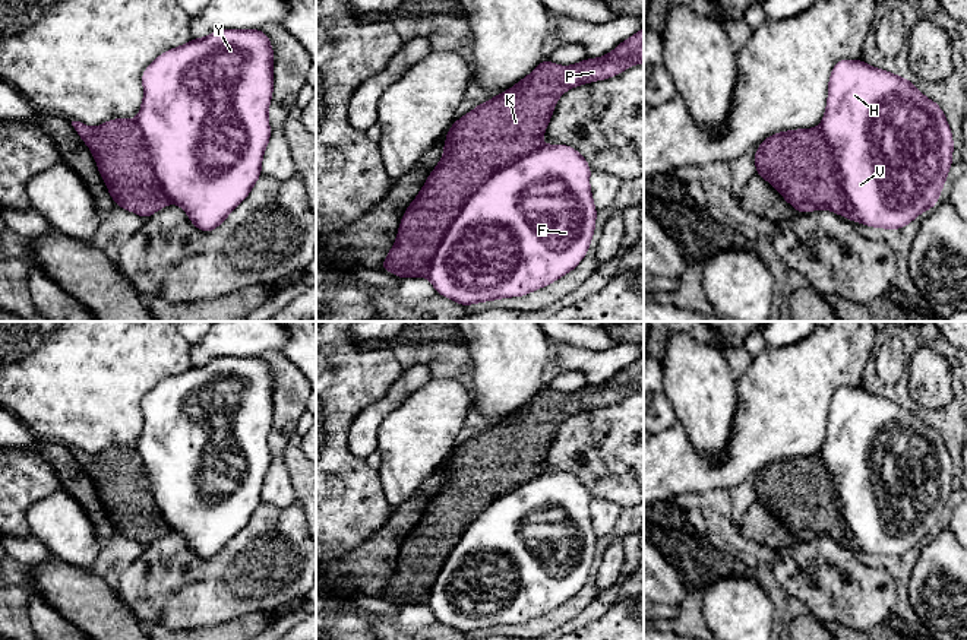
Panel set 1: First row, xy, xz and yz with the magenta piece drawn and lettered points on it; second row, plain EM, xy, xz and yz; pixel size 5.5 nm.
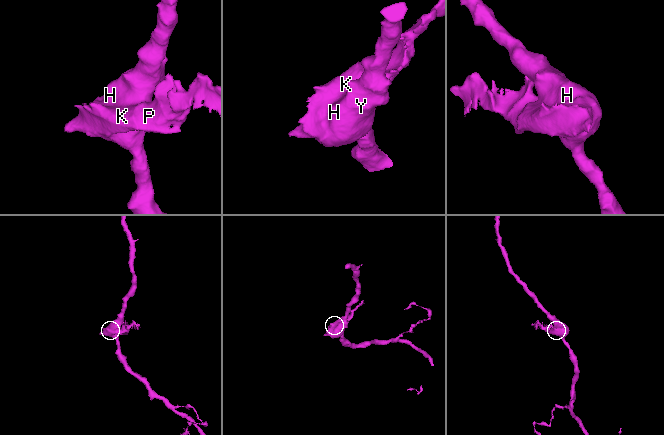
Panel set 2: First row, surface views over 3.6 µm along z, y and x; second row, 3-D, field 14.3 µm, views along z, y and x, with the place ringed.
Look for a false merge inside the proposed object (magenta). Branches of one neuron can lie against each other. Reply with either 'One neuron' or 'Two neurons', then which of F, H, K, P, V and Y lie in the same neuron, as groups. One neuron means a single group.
Two neurons. Groups: F H V Y / K P

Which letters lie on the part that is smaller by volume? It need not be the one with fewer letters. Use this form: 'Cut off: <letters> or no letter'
Cut off: K, P

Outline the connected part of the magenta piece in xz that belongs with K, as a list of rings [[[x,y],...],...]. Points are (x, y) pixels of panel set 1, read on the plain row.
[[[644,355],[598,386],[585,386],[572,393],[557,393],[546,386],[515,414],[455,447],[446,462],[443,484],[427,504],[417,525],[407,535],[396,568],[380,596],[401,606],[426,603],[440,567],[474,519],[490,503],[541,473],[556,430],[569,415],[617,403],[631,393],[642,390]]]

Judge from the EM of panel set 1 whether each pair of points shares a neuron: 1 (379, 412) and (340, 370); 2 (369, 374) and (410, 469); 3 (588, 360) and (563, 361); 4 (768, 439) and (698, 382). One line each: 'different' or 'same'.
1: different
2: different
3: same
4: different

